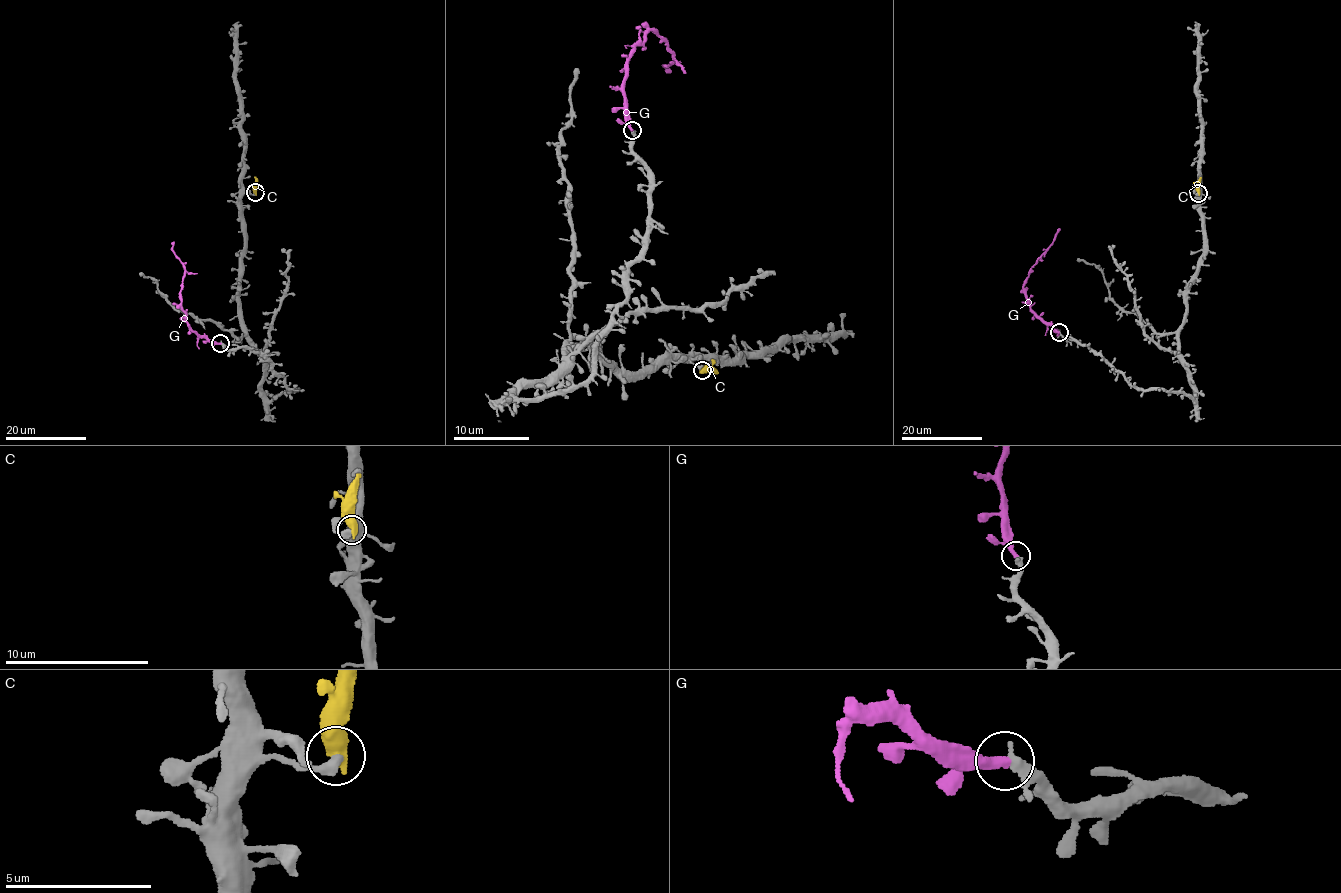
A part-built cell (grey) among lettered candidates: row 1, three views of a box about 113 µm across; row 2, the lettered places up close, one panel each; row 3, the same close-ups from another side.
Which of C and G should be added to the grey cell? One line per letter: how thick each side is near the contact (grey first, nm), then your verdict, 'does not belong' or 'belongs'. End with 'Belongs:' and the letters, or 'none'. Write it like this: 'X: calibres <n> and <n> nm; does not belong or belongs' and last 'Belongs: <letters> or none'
C: calibres 440 and 600 nm; does not belong
G: calibres 240 and 360 nm; belongs
Belongs: G

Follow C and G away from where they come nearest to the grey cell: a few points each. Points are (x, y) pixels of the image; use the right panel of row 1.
C: (1198, 192), (1201, 177)
G: (1059, 332), (1040, 320), (1030, 306), (1024, 281), (1059, 228)

